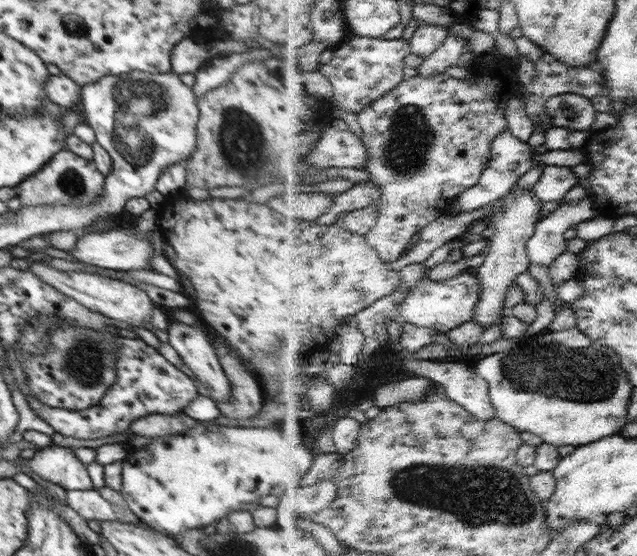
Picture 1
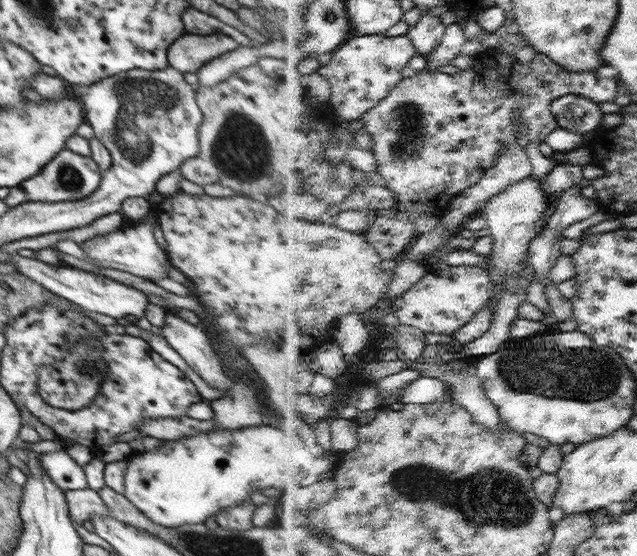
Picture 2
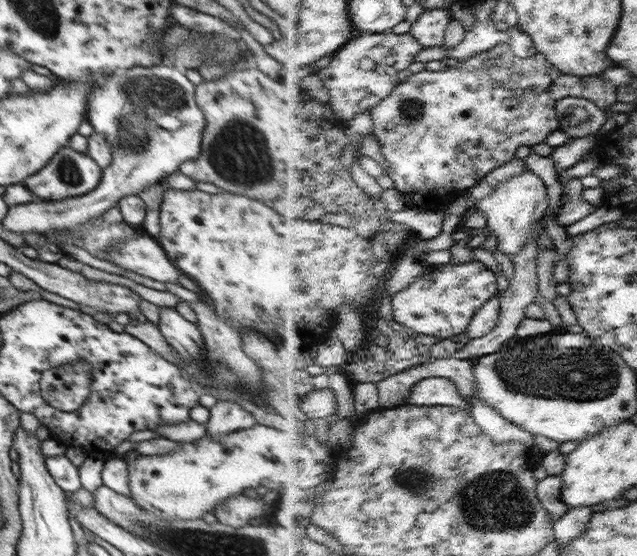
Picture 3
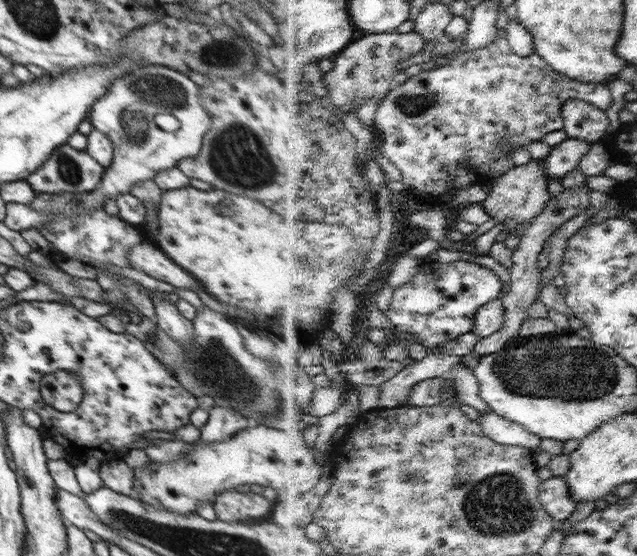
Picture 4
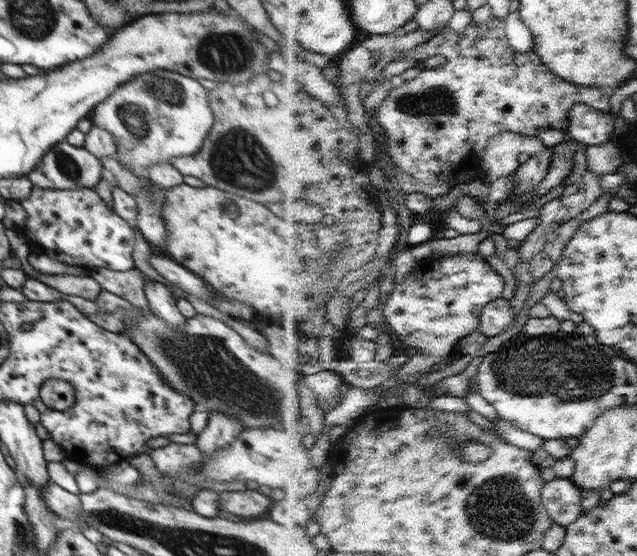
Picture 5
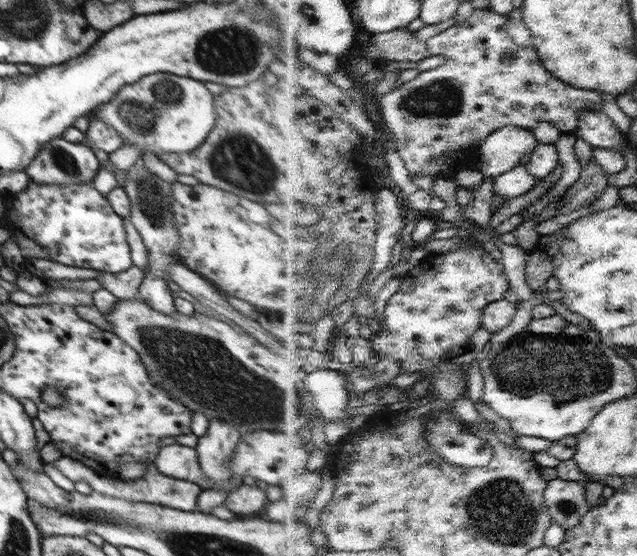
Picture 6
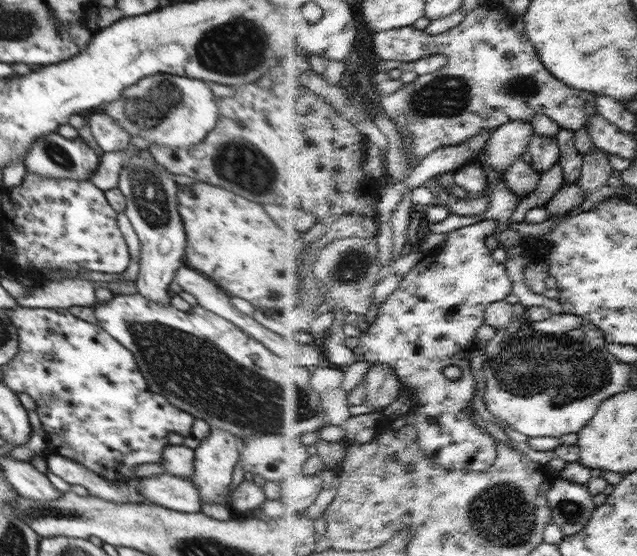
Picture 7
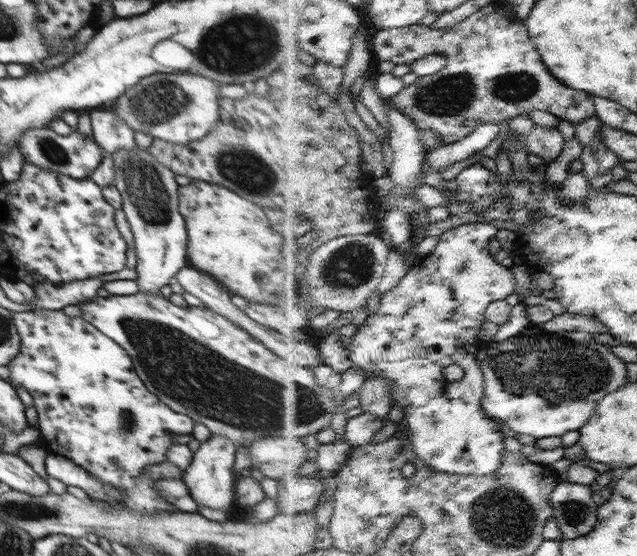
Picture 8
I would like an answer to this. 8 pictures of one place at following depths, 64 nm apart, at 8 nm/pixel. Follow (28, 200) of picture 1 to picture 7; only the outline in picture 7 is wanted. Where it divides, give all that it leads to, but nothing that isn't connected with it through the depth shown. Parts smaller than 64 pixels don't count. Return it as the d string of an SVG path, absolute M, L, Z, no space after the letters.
M56 132L33 142L31 149L26 153L24 163L27 172L39 174L44 178L71 178L78 181L89 180L99 167L100 158L80 137L64 138Z

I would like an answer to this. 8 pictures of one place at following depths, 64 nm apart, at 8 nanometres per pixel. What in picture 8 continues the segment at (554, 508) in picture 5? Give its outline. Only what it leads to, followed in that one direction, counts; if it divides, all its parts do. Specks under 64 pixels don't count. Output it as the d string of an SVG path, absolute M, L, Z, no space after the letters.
M561 481L552 502L566 540L589 535L595 529L600 506L594 500L592 485Z

